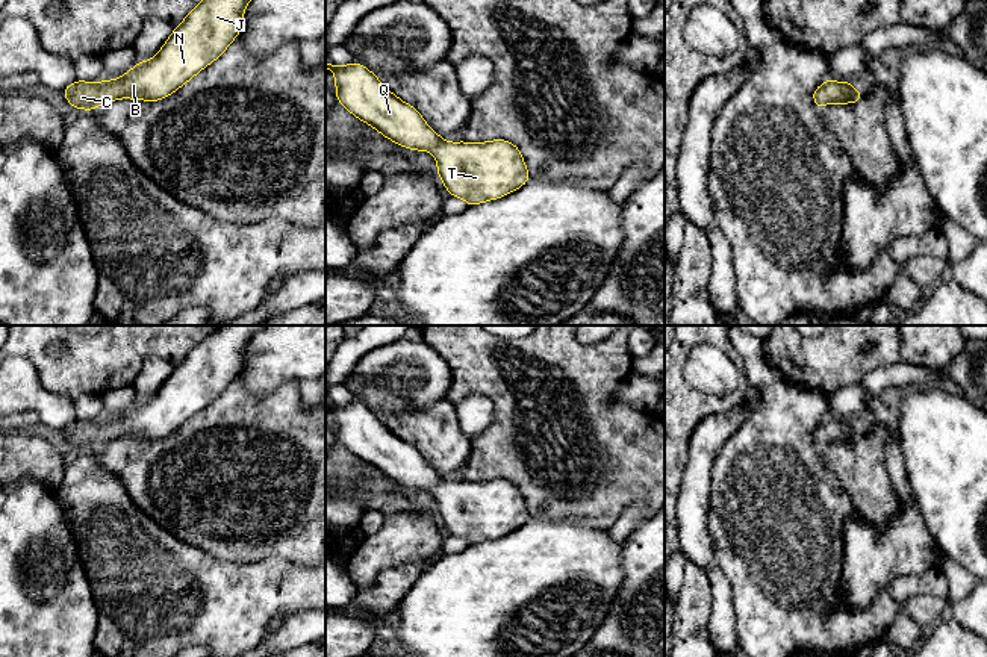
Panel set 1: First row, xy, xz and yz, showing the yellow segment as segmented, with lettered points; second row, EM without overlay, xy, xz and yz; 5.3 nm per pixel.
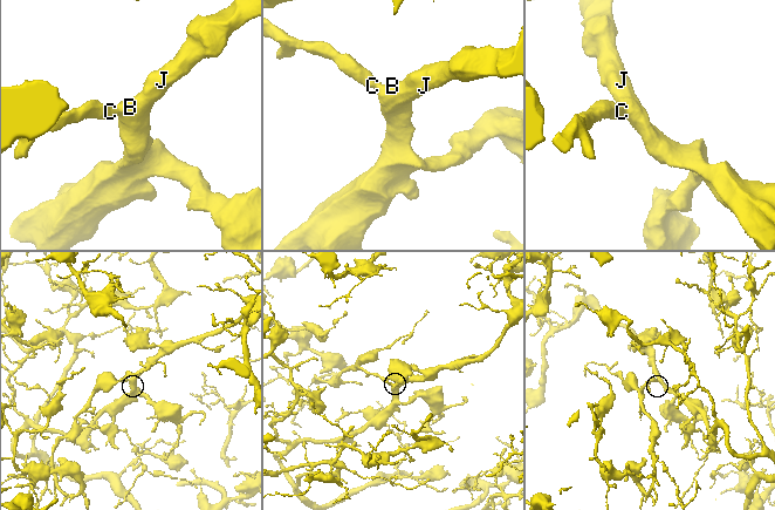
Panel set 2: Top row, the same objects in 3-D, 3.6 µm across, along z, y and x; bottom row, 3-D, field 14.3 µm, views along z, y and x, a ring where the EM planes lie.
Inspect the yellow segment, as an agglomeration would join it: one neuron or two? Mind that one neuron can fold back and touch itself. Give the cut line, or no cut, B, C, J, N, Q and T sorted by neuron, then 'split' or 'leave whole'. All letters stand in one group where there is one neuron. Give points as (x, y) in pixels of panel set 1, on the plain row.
cut none; groups B C J N Q T; leave whole

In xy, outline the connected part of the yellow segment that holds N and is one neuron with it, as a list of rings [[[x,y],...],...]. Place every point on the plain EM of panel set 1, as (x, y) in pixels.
[[[220,325],[174,366],[157,394],[138,401],[117,419],[76,419],[62,431],[74,448],[92,450],[120,437],[154,442],[170,436],[218,398],[238,377],[244,350],[263,325]]]

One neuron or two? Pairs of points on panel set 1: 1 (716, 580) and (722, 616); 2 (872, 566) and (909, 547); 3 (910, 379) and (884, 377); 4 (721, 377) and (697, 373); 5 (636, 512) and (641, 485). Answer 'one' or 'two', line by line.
1: one
2: one
3: one
4: one
5: two

